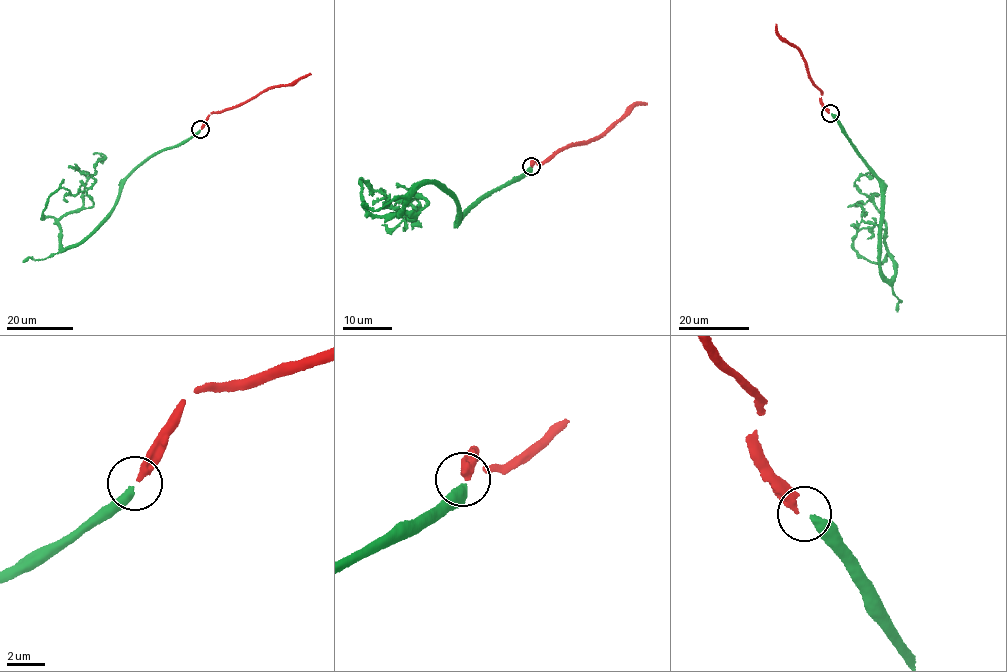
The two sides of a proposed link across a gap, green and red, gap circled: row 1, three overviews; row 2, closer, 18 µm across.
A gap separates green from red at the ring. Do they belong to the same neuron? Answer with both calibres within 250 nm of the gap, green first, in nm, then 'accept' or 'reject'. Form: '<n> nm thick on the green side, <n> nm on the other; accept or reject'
400 nm thick on the green side, 400 nm on the other; accept

